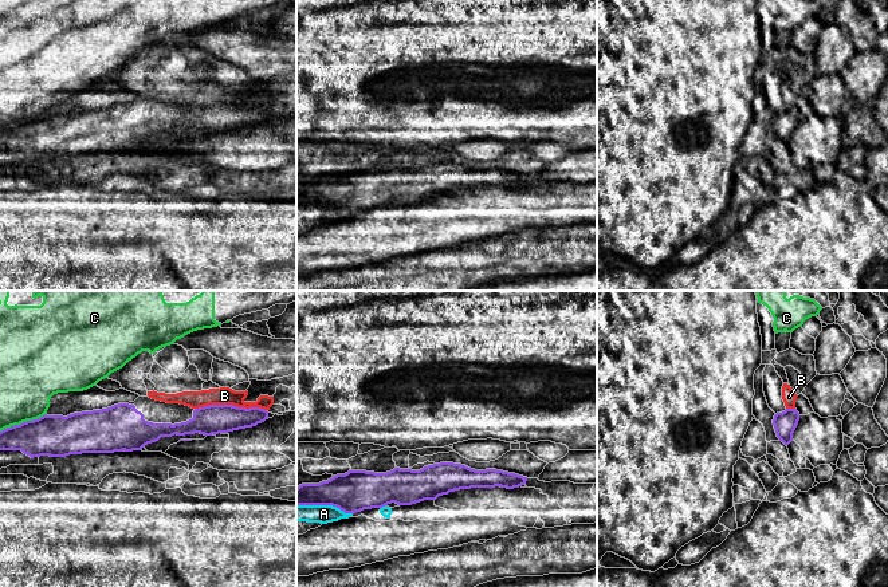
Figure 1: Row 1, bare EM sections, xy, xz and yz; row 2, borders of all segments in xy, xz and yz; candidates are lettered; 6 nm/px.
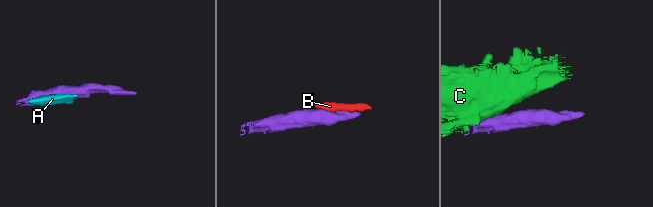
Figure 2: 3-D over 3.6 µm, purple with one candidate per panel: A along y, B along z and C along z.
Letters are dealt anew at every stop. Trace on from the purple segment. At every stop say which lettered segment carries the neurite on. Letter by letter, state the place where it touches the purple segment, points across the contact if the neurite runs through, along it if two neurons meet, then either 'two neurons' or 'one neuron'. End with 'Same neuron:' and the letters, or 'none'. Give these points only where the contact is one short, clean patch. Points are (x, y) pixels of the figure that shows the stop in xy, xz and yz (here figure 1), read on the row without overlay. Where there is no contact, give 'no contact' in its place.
A: contact xz (325, 204); two neurons
B: contact xy (231, 105); two neurons
C: contact xy (23, 122); two neurons
Same neuron: none

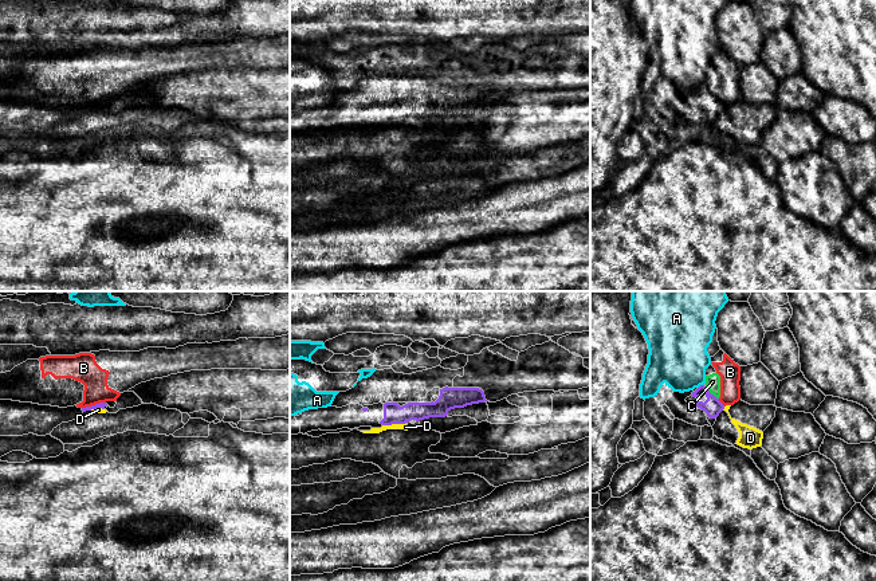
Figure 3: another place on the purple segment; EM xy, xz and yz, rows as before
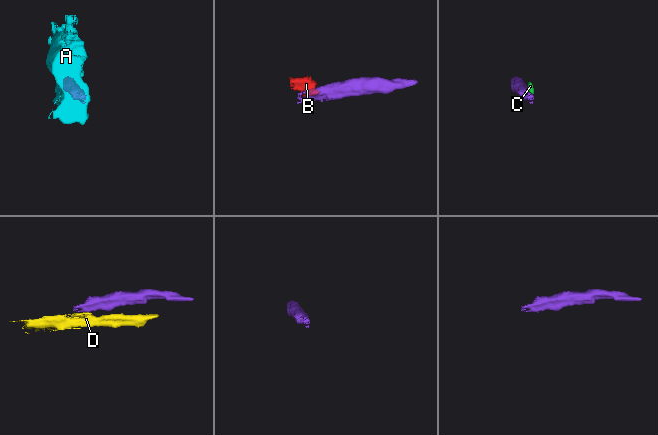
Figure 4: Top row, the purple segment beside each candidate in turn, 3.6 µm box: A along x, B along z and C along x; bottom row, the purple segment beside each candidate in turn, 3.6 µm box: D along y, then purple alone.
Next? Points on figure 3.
A: contact yz (699, 86); two neurons
B: contact xy (93, 105); border xy (105, 101), (82, 108); two neurons
C: contact yz (710, 93); border yz (706, 85), (718, 98); two neurons
D: contact xz (393, 122); border xz (404, 122), (382, 125); two neurons
Same neuron: none

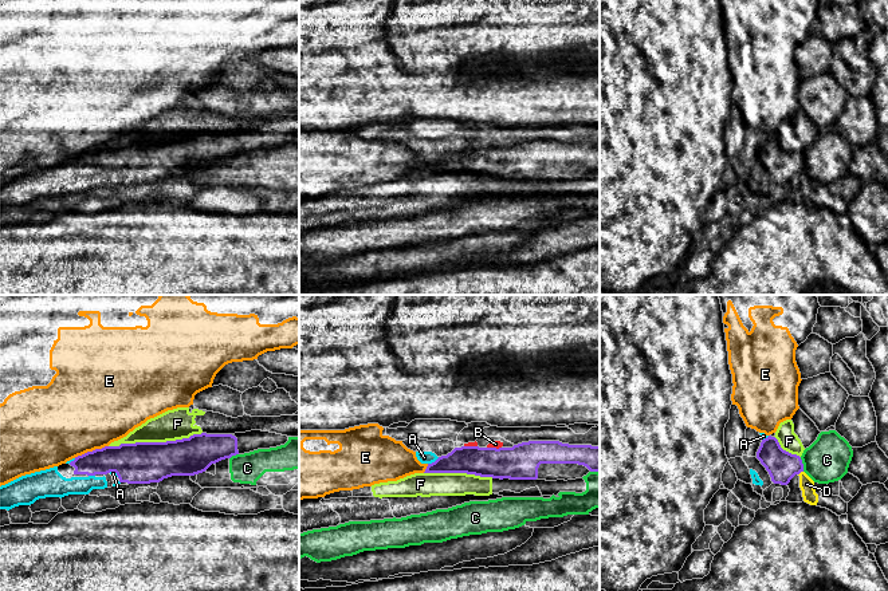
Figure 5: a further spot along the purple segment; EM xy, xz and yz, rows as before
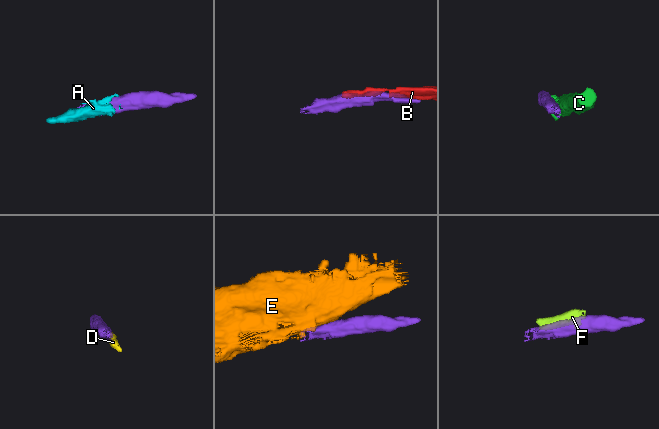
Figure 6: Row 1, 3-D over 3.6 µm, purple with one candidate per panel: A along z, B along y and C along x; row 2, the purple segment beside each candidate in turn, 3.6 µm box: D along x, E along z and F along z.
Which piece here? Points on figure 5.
A: contact xz (435, 161); one neuron
B: contact xz (494, 148); two neurons
C: contact yz (802, 164); two neurons
D: contact yz (800, 172); two neurons
E: contact xy (90, 152); two neurons
F: contact xy (154, 142); two neurons
Same neuron: A

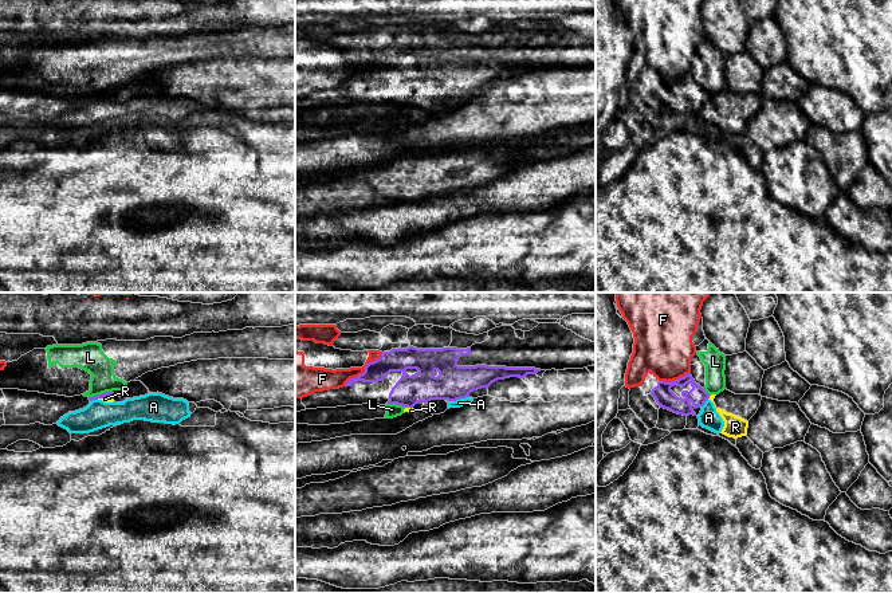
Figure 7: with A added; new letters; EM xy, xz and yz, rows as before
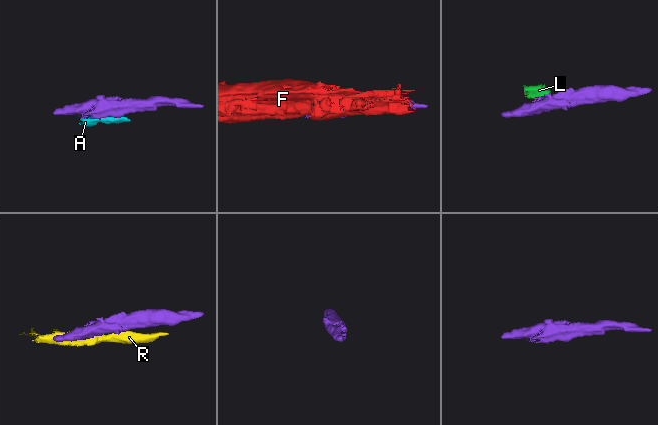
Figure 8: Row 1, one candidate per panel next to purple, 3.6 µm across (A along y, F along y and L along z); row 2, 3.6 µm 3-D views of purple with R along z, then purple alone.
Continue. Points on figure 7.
A: contact xz (458, 98); two neurons
F: contact xz (365, 70); two neurons
L: contact xy (99, 94); border xy (112, 90), (89, 97); two neurons
R: contact yz (708, 97); border yz (710, 95), (707, 98); two neurons
Same neuron: none

